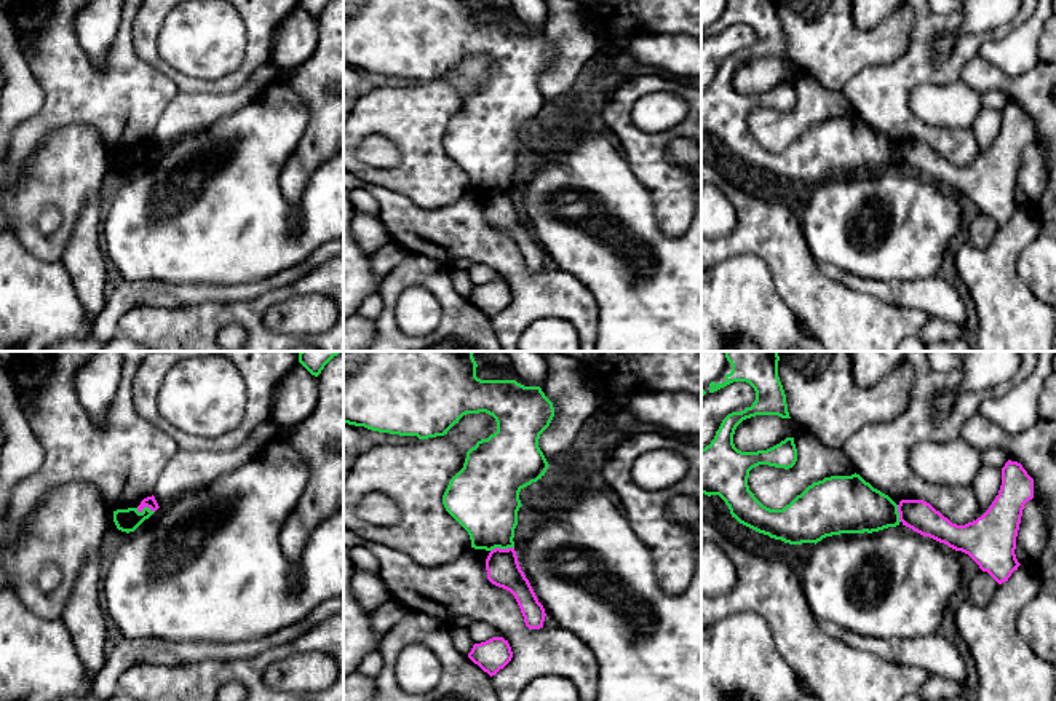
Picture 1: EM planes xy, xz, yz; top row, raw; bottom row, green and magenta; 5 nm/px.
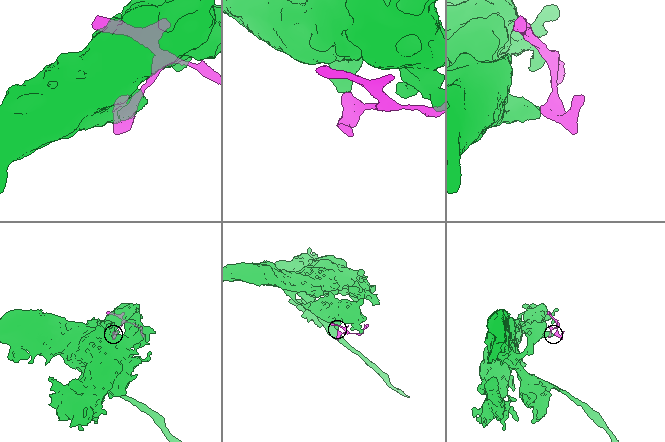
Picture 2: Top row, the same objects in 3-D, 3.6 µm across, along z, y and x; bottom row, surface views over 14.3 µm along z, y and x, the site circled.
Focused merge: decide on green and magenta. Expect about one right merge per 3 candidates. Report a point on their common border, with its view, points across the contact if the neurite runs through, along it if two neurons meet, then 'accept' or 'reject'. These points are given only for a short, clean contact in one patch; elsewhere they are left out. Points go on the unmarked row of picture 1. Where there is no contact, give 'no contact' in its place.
meets green in xz at (502, 190); border along xz (513, 189), (494, 190), (491, 194); reject

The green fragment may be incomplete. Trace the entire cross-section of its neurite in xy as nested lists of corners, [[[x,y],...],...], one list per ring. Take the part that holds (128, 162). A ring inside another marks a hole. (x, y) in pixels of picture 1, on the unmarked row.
[[[137,150],[117,152],[113,153],[113,164],[121,174],[134,174],[145,161],[149,161],[155,153],[144,150],[141,155]]]

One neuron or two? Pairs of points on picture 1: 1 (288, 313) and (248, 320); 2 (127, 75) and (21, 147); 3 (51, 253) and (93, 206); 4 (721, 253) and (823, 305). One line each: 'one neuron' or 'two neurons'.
1: two neurons
2: one neuron
3: two neurons
4: one neuron

